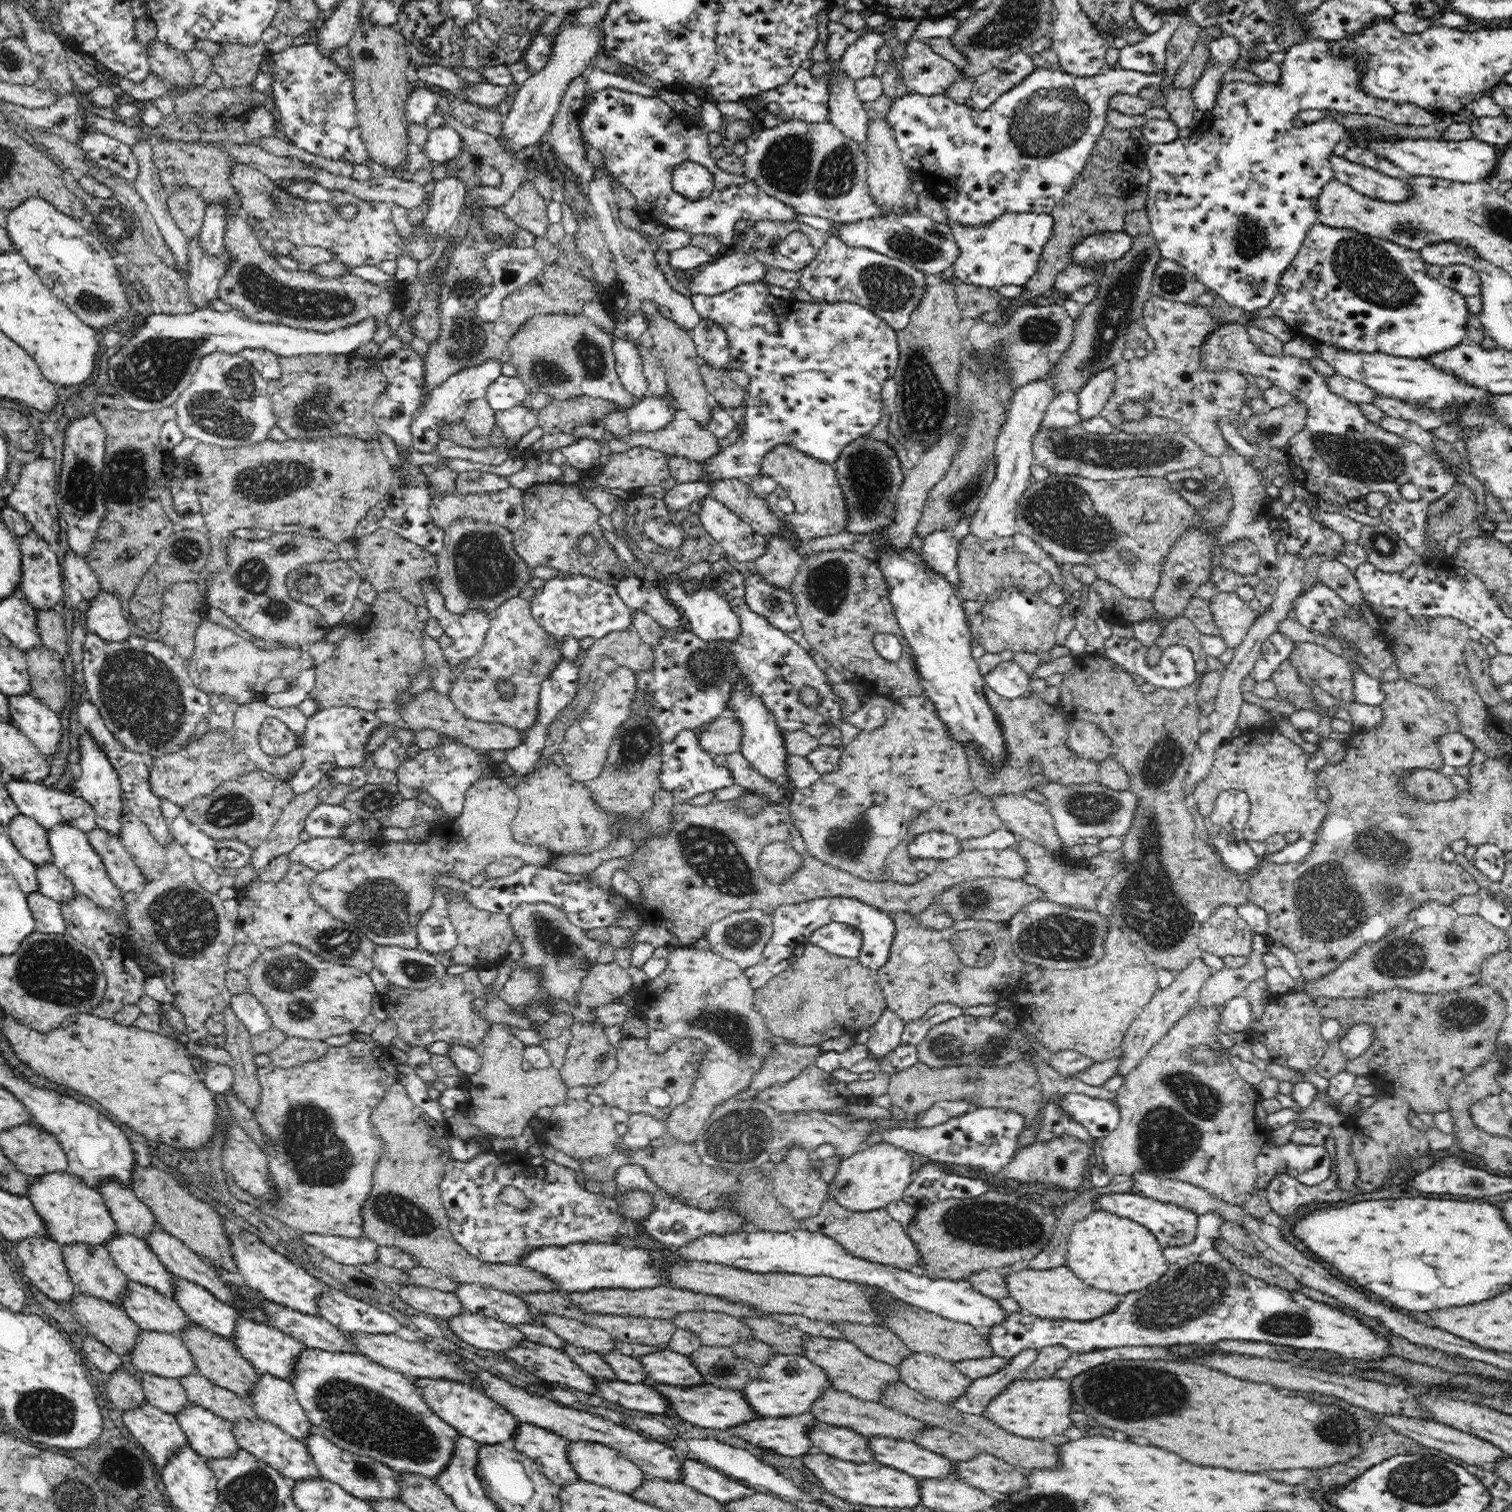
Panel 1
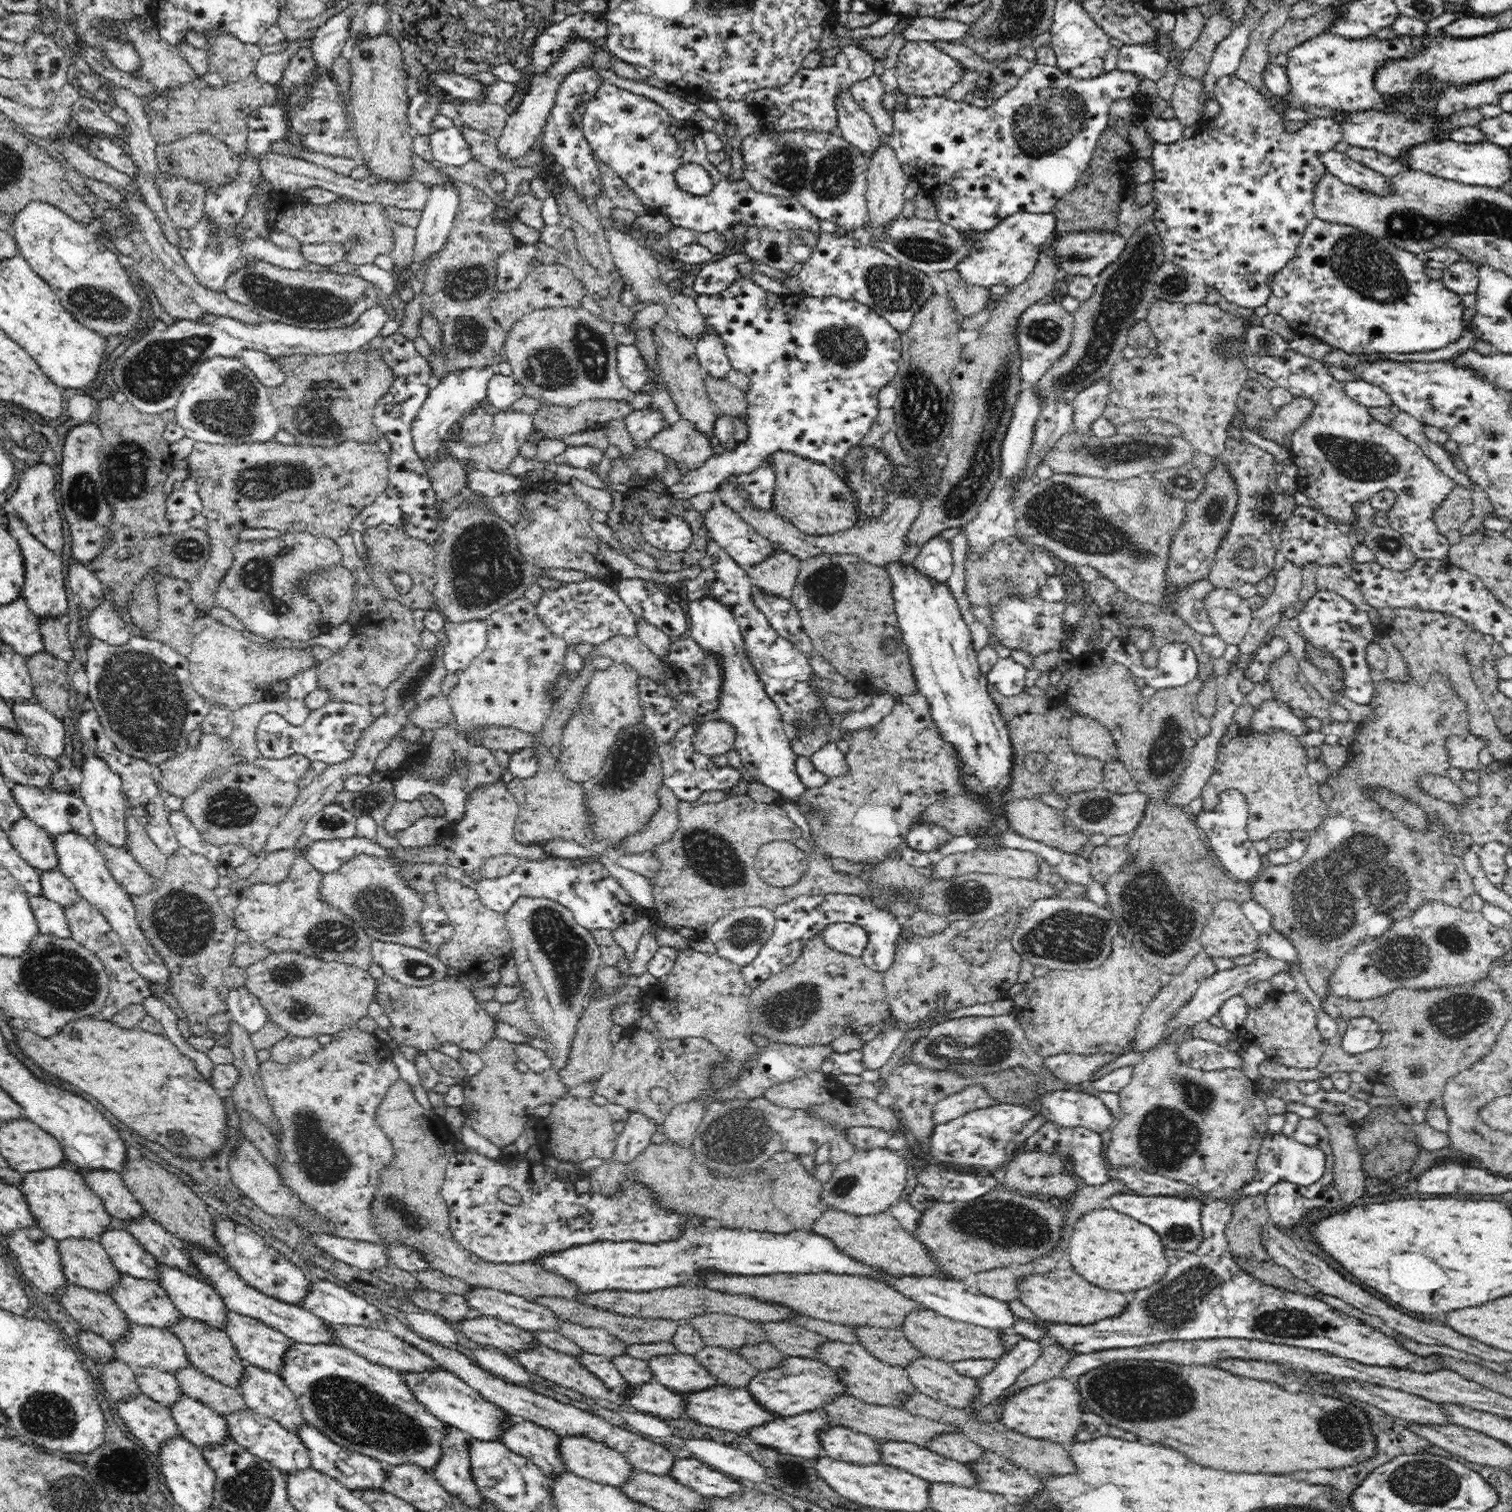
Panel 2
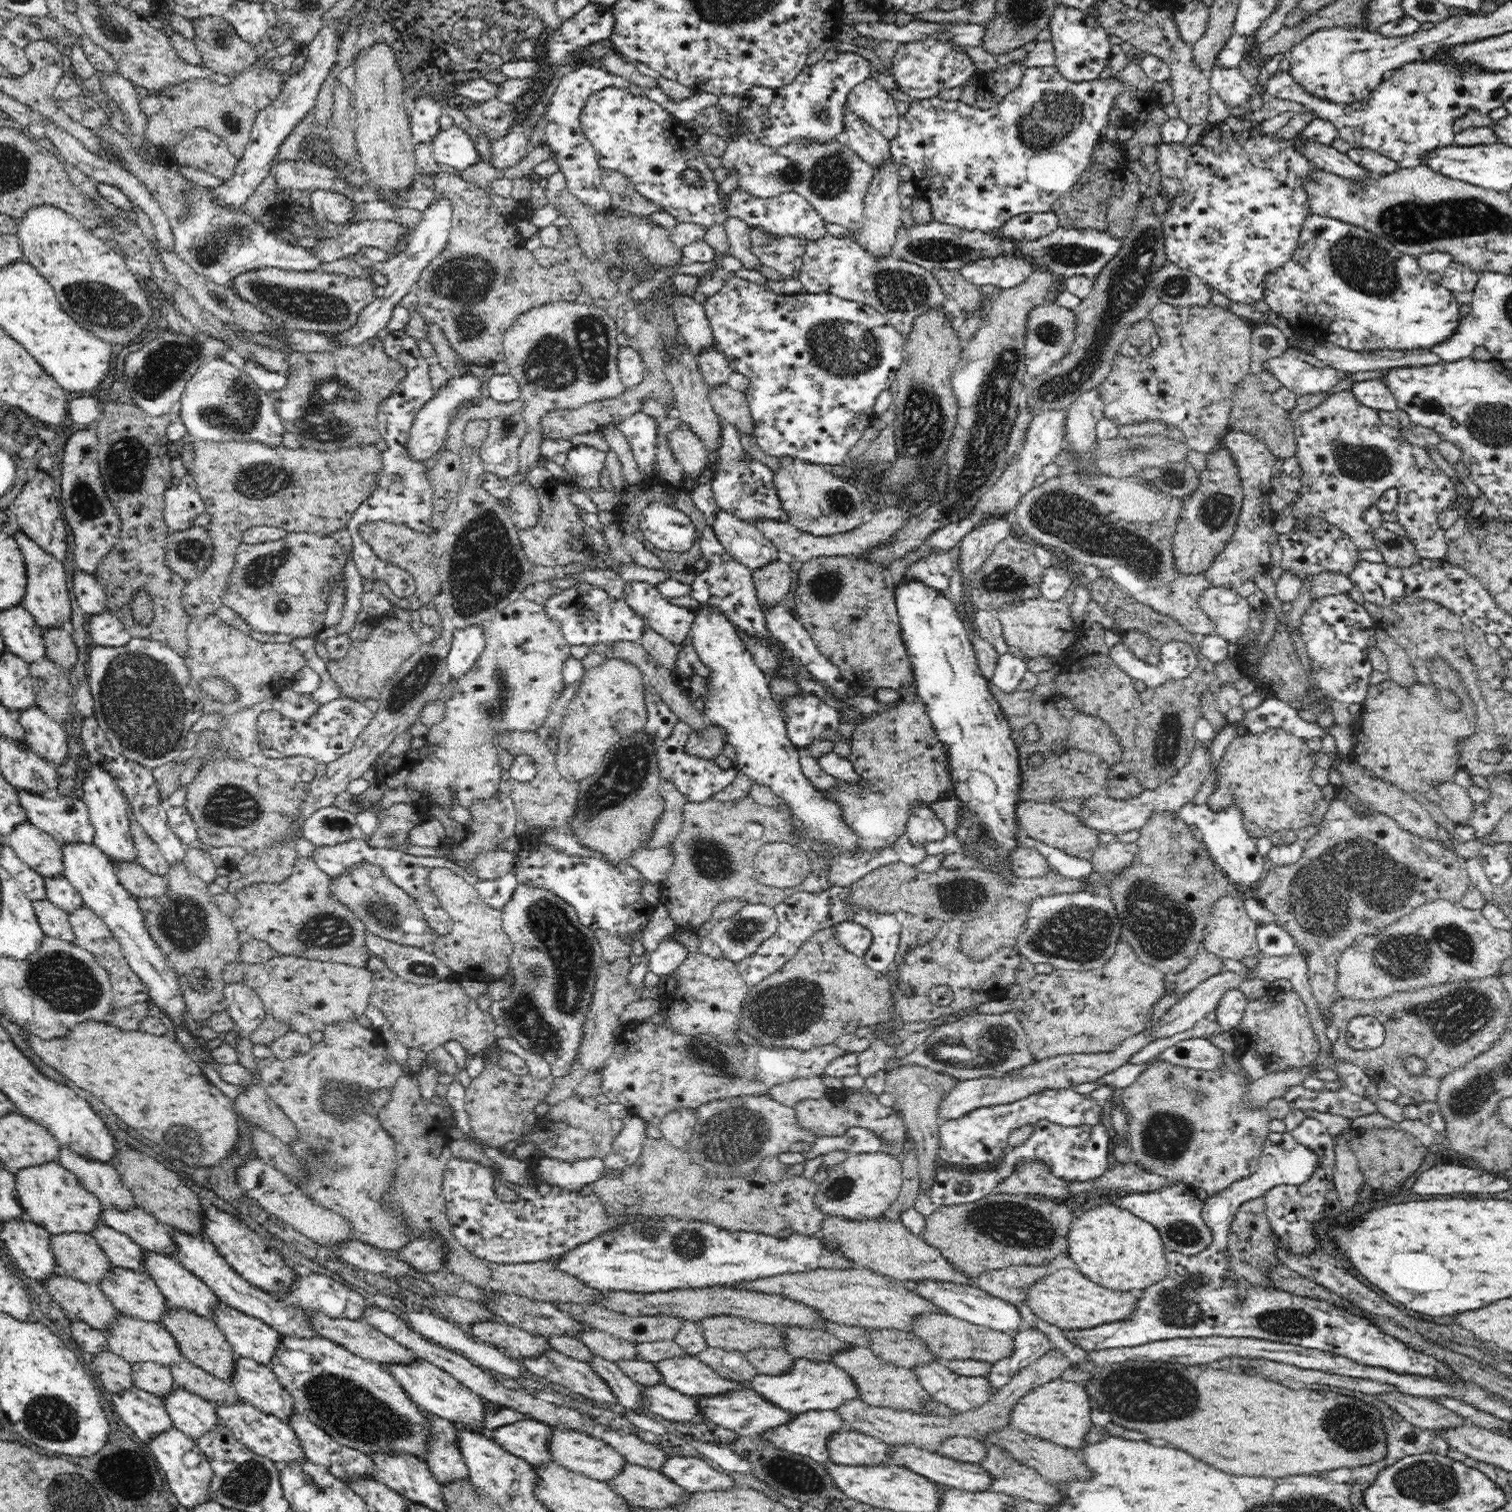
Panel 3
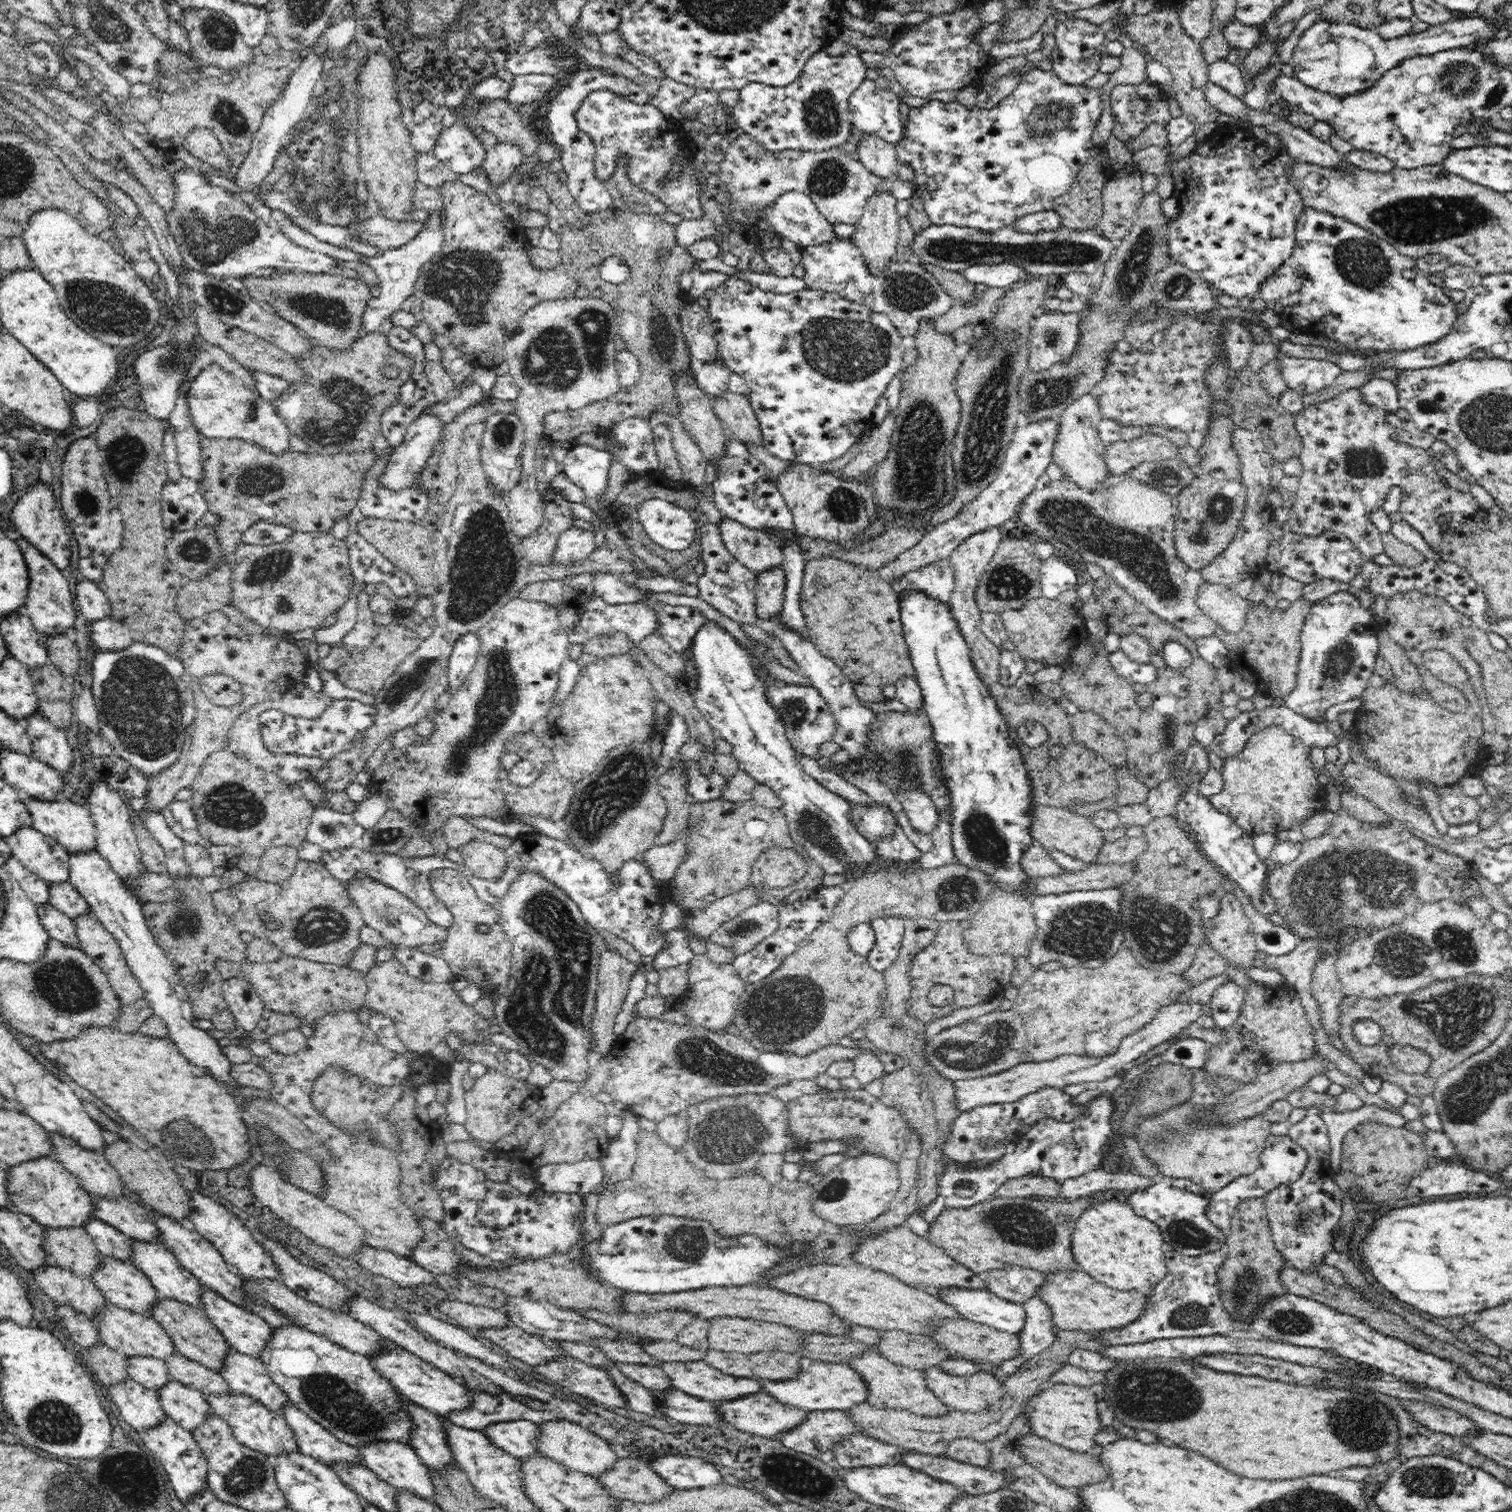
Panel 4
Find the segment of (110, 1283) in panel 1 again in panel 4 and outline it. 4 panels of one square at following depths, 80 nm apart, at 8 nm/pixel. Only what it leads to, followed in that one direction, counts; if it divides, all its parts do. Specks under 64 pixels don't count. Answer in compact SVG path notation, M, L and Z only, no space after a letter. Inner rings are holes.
M46 1226L40 1240L53 1263L90 1277L89 1268L96 1262L99 1250L84 1226Z

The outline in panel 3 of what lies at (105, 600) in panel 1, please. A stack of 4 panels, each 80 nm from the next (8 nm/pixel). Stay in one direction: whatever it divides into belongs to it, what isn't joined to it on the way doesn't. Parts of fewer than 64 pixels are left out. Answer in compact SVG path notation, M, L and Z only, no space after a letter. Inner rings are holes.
M110 611L92 617L89 624L88 634L98 646L123 647L132 638L131 633Z

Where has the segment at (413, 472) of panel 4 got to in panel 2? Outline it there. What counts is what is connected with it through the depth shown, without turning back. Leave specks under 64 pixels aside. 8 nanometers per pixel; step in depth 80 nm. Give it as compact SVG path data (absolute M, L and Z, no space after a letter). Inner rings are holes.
M494 367L456 370L444 376L441 383L434 384L430 396L411 424L412 446L420 459L438 453L442 442L449 440L452 430L467 415L468 410L478 406L487 397L487 385L495 372Z

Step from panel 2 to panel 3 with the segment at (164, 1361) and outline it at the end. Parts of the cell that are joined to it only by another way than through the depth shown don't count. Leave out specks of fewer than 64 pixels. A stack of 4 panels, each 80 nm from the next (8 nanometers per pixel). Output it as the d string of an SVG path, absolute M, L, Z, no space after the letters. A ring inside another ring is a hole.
M117 1311L117 1316L112 1322L102 1328L102 1334L104 1335L107 1349L114 1355L126 1359L129 1363L151 1360L152 1362L168 1365L170 1362L178 1362L178 1360L183 1359L176 1341L160 1322L146 1321L139 1317L132 1317L128 1313Z

